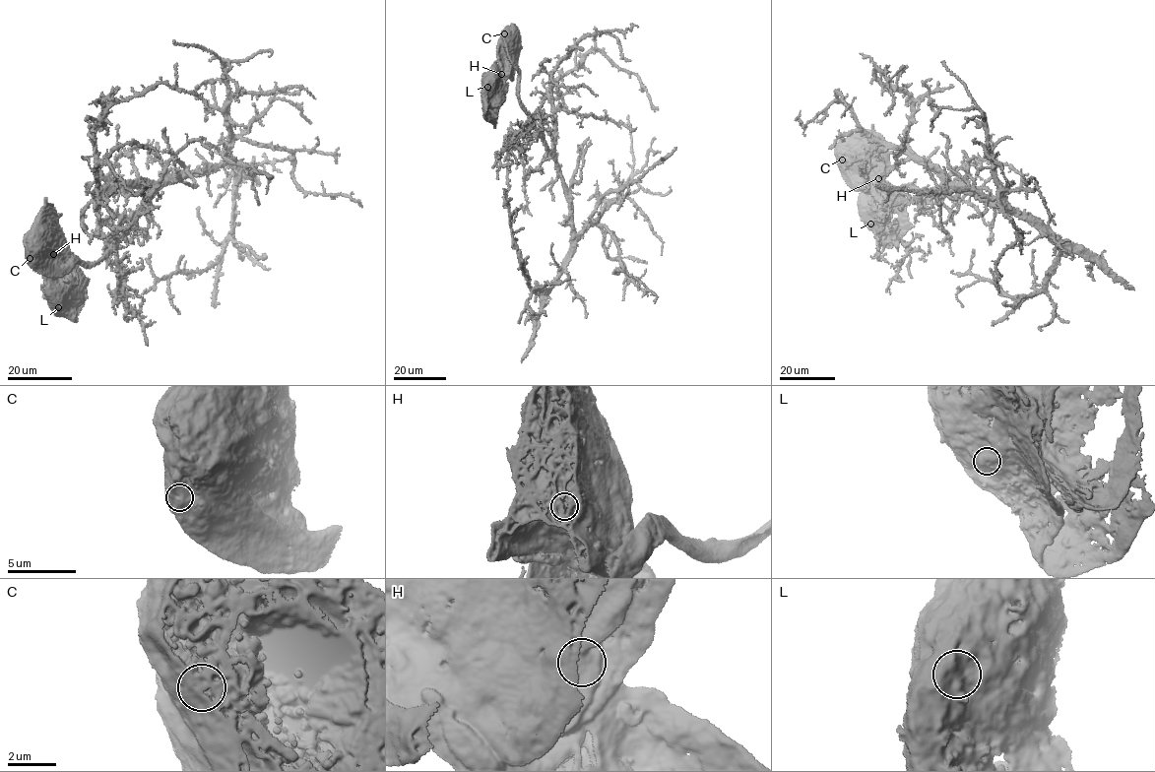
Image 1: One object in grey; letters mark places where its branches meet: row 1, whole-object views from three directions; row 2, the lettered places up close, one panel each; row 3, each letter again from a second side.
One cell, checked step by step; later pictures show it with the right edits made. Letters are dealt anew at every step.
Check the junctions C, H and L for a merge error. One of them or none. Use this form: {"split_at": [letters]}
{"split_at": ["H"]}

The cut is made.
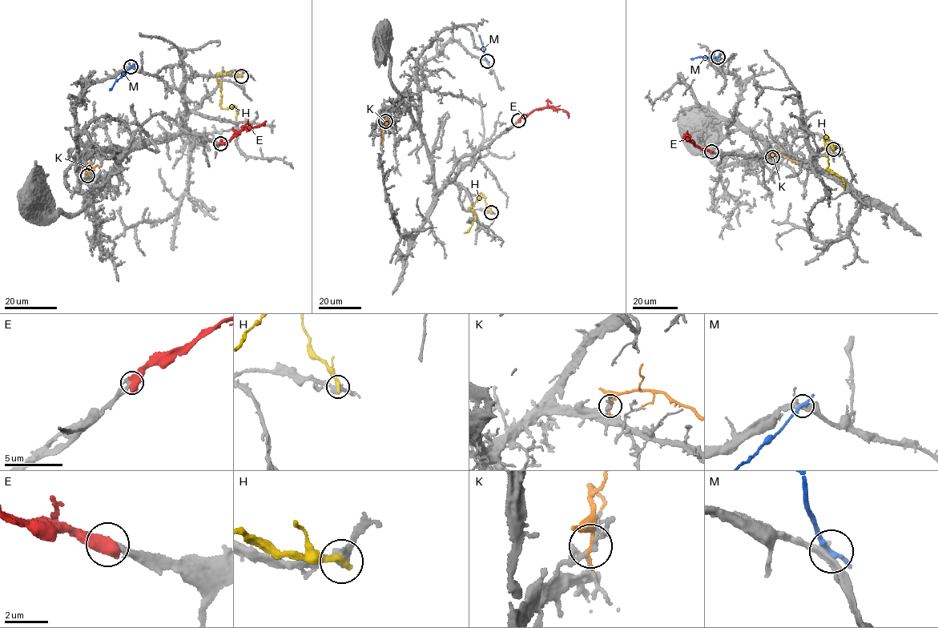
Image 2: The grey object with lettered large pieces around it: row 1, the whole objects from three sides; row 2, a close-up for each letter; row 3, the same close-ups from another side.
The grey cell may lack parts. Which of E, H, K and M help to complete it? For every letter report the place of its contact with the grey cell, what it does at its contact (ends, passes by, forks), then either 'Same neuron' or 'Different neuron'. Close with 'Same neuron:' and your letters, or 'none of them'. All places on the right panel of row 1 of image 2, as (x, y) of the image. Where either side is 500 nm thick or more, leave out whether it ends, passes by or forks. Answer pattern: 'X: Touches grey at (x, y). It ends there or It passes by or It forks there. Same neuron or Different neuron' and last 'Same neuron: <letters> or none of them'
E: Touches grey at (711, 151). Same neuron
H: Touches grey at (833, 149). It ends there. Different neuron
K: Touches grey at (772, 157). It ends there. Different neuron
M: Touches grey at (718, 57). It passes by. Different neuron
Same neuron: E

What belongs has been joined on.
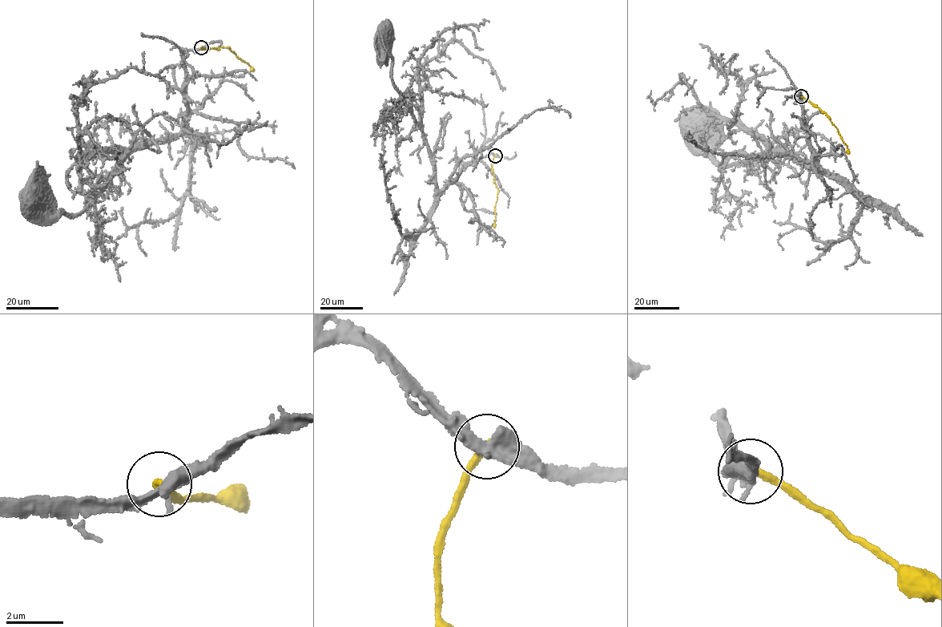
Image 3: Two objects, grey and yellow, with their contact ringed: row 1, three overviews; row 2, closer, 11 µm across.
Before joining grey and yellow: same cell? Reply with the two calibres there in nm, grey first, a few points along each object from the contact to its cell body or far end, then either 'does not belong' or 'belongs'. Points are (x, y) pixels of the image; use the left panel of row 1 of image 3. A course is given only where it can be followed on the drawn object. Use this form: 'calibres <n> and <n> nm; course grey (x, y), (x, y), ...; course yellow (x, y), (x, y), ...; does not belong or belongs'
calibres 440 and 280 nm; course grey (201, 47), (183, 52), (187, 112), (183, 131), (123, 159), (78, 213), (48, 217), (38, 205); course yellow (201, 47), (228, 47), (254, 70); does not belong

